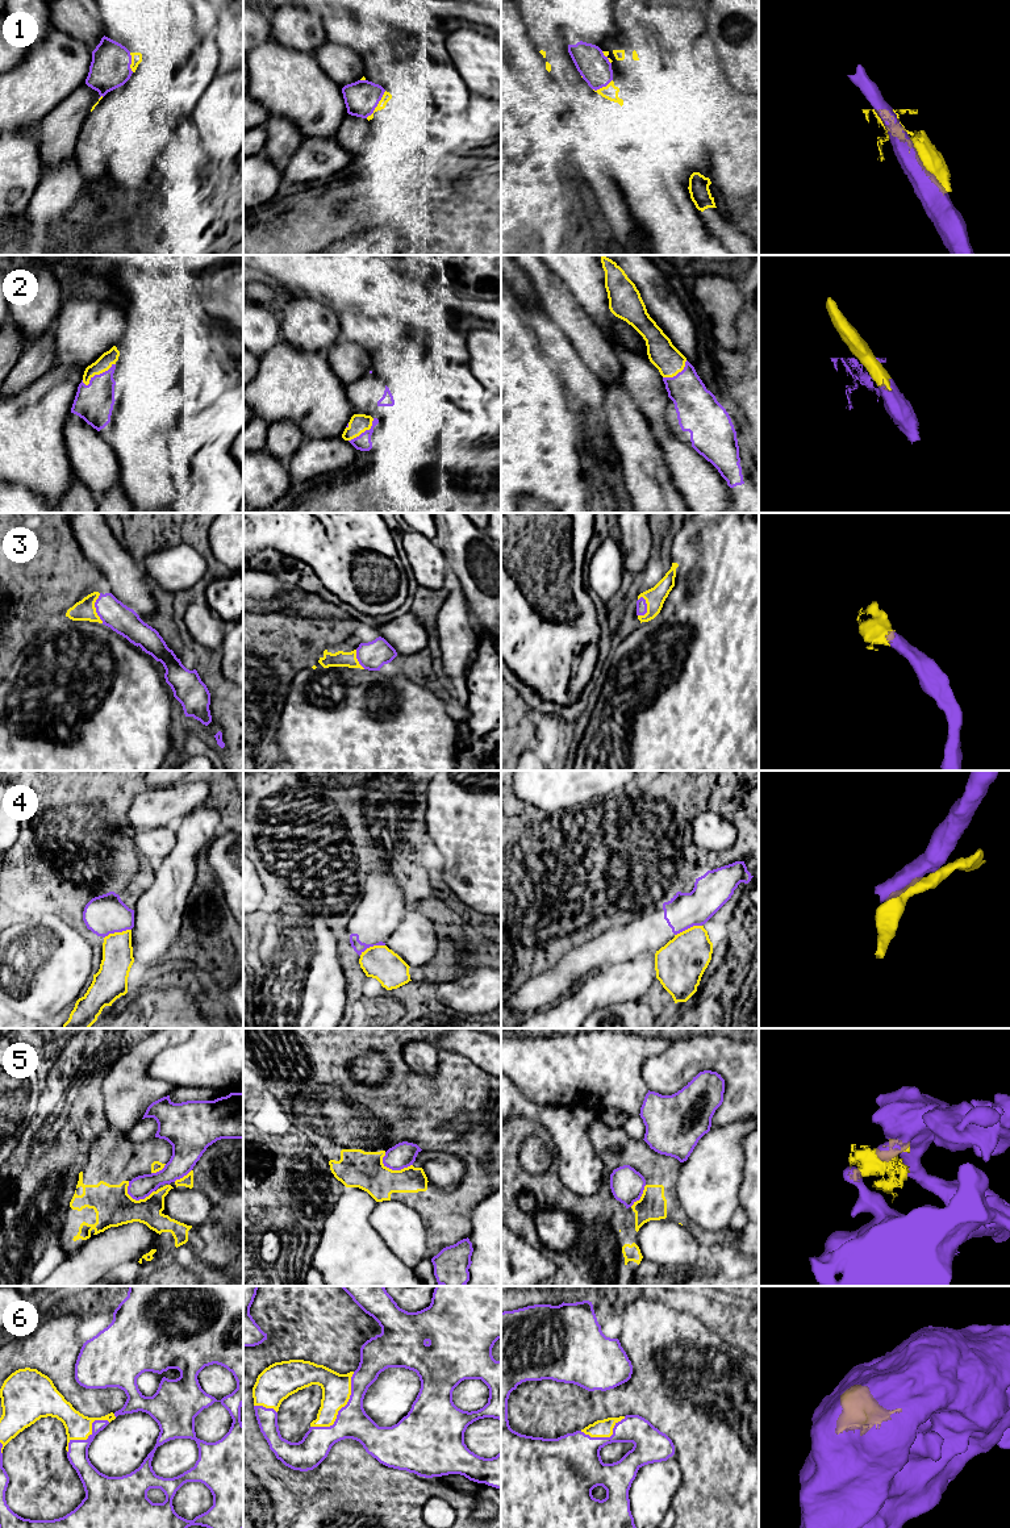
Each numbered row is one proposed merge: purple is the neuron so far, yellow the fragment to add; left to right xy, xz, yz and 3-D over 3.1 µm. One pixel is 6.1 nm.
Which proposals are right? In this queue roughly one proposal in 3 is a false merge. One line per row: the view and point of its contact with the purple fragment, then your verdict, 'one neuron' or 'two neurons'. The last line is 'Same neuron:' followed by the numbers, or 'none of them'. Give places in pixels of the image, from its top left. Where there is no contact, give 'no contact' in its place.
1: meets purple in xz at (376, 105); two neurons
2: meets purple in xy at (97, 375); one neuron
3: meets purple in xy at (95, 606); one neuron
4: meets purple in xy at (117, 931); two neurons
5: meets purple in xz at (395, 1169); two neurons
6: meets purple in xz at (341, 1408); one neuron
Same neuron: 2, 3, 6

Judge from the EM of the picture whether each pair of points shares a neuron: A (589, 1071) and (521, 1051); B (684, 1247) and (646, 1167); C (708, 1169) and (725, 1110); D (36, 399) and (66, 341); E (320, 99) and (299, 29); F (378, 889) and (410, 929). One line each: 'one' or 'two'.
A: one
B: two
C: two
D: two
E: two
F: two

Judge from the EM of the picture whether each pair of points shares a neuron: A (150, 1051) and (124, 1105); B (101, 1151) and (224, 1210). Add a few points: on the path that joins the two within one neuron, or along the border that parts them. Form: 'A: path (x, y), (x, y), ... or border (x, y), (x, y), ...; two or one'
A: path (137, 1063), (129, 1071), (128, 1092); one
B: path (111, 1188), (133, 1210), (187, 1232); one

